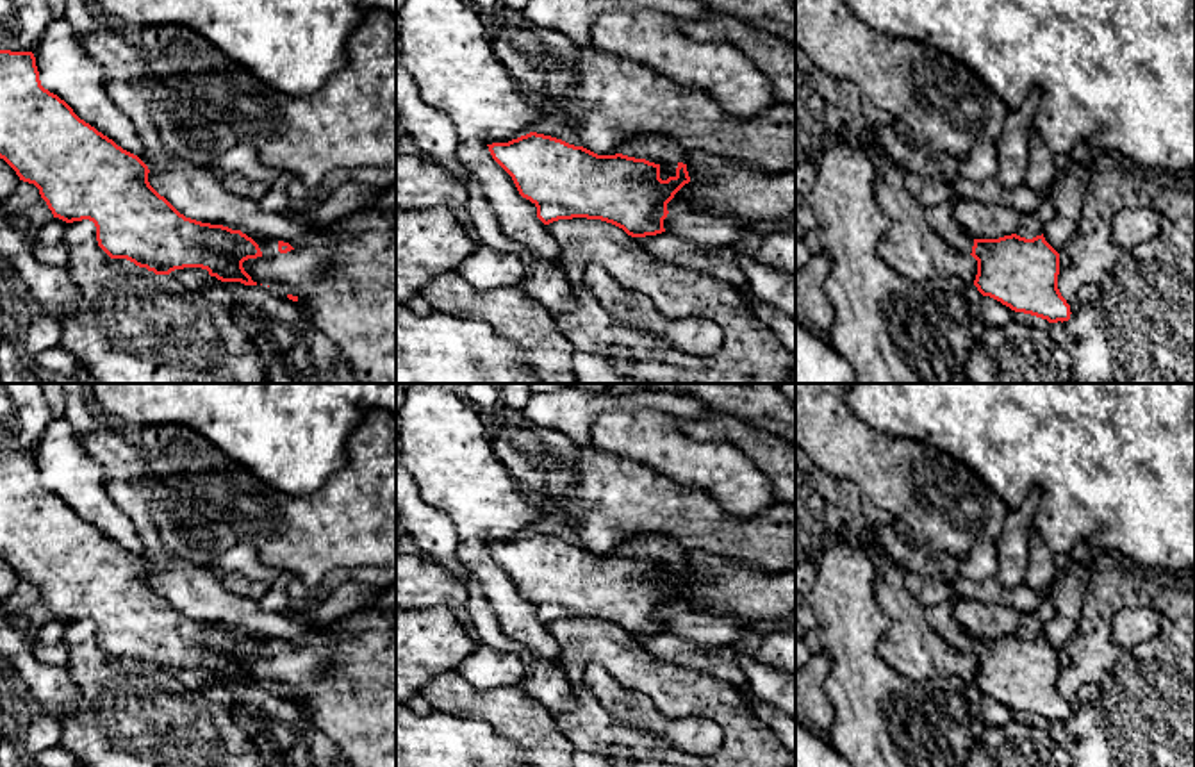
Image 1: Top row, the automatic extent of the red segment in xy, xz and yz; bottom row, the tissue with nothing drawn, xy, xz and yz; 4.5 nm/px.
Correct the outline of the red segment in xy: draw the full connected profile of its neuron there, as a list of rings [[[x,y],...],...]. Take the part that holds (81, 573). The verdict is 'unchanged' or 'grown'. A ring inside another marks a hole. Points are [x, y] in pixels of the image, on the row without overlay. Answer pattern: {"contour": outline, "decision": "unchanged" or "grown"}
{"contour": [[[0,449],[0,558],[20,580],[39,589],[54,617],[93,621],[98,646],[111,658],[127,658],[155,674],[202,667],[221,681],[257,685],[244,671],[244,660],[294,649],[284,640],[251,639],[241,630],[180,614],[150,585],[150,569],[137,555],[80,519],[64,499],[41,485],[32,451]]], "decision": "grown"}

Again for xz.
{"contour": [[[537,532],[487,546],[492,558],[512,576],[519,594],[537,606],[537,617],[544,624],[587,617],[612,623],[631,637],[656,635],[665,631],[667,603],[690,581],[678,544],[655,533],[626,537],[615,555],[598,555]]], "decision": "grown"}

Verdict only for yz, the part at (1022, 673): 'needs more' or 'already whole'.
needs more

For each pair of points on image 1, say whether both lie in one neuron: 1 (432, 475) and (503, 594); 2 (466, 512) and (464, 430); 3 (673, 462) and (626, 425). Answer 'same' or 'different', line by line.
1: same
2: same
3: same

